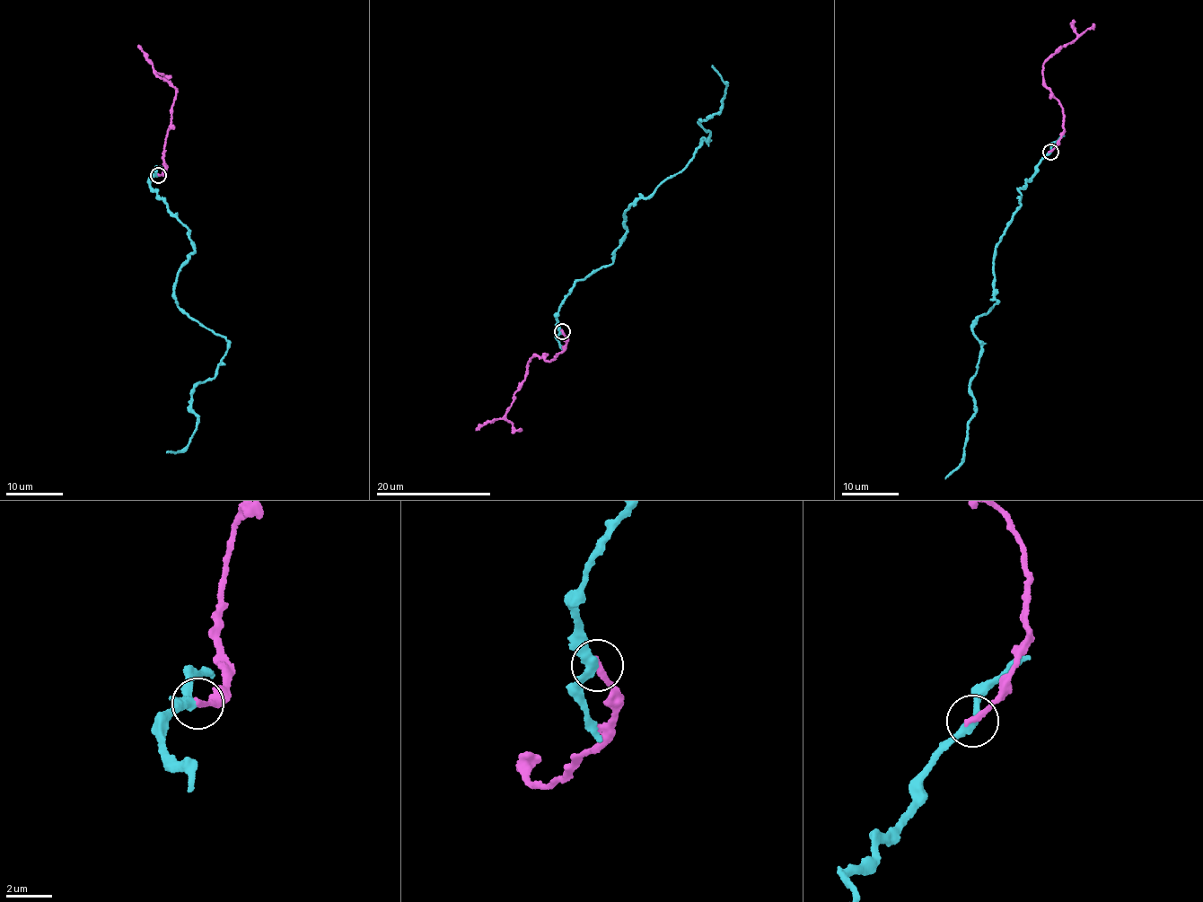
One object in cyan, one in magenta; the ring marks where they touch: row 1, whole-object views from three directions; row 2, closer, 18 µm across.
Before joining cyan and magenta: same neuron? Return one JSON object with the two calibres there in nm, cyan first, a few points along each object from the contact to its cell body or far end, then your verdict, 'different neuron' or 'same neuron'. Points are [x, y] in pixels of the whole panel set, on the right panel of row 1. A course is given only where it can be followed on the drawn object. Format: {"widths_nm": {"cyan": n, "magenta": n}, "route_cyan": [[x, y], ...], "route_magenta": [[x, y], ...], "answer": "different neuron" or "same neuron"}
{"widths_nm": {"cyan": 360, "magenta": 280}, "route_cyan": [[1051, 151], [996, 242], [997, 303], [971, 330], [980, 348], [975, 417], [944, 478]], "route_magenta": [[1049, 151], [1059, 139], [1064, 114], [1045, 85], [1043, 62], [1076, 39], [1074, 21]], "answer": "different neuron"}

